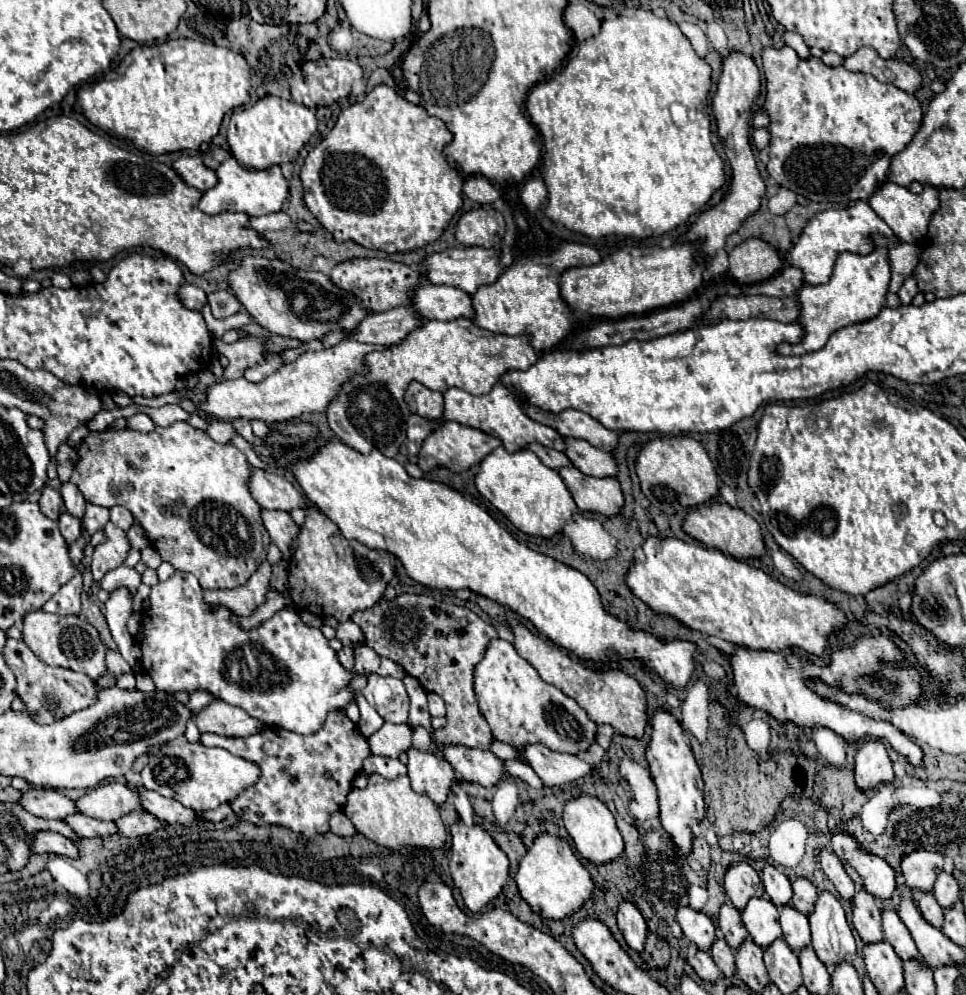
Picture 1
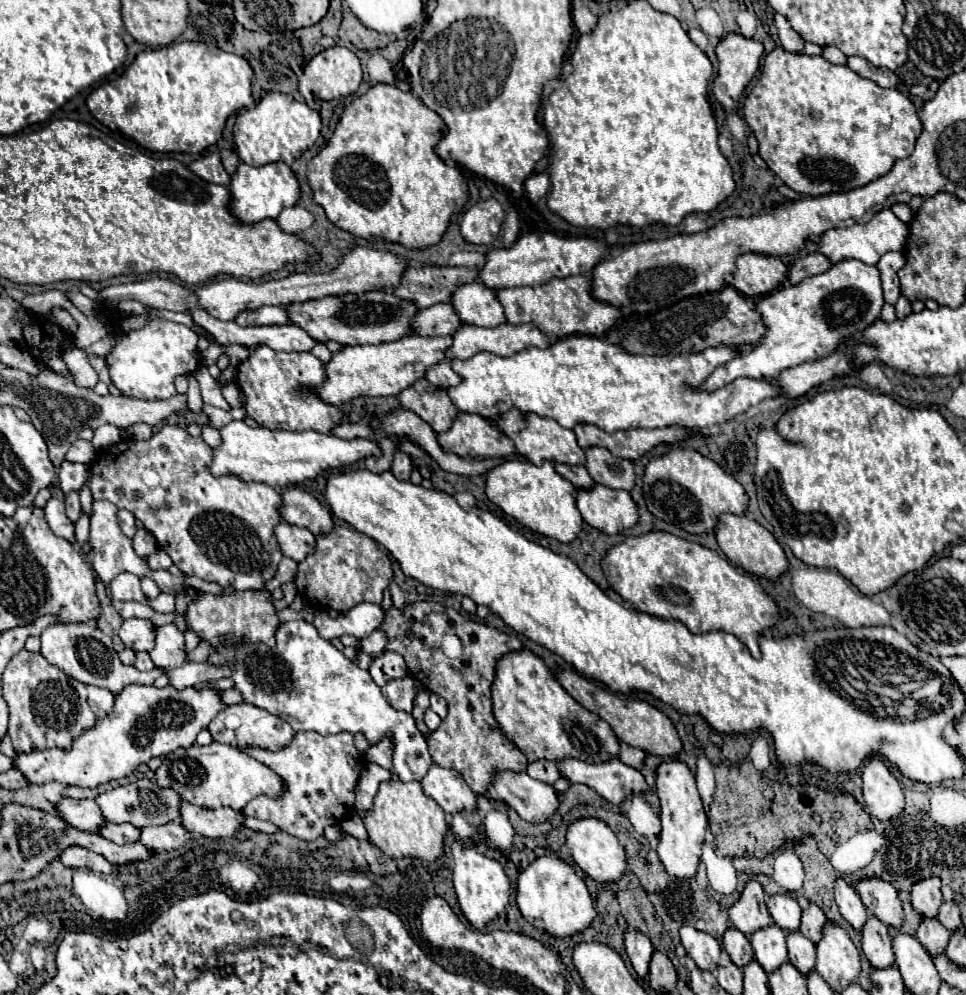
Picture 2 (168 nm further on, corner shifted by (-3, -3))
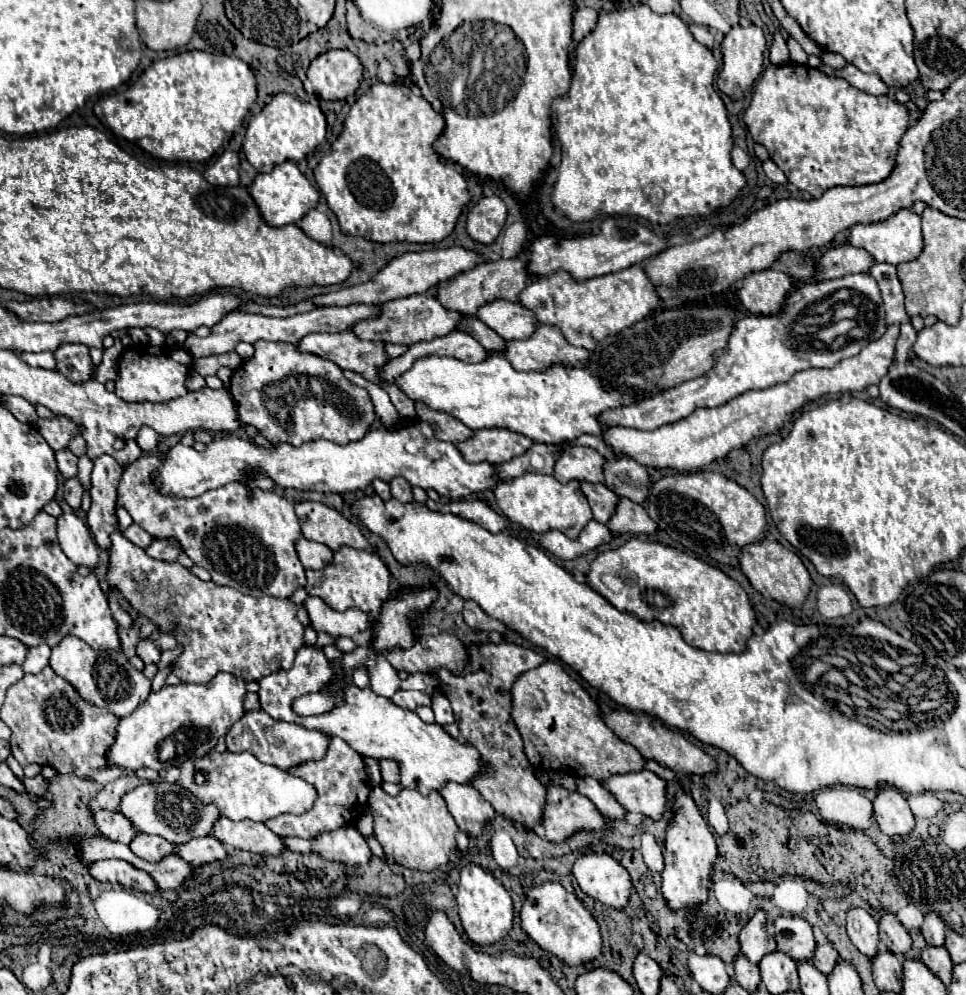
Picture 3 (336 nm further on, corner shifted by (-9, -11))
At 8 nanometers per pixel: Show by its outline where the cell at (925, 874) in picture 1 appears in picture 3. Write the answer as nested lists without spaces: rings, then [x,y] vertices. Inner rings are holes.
[[[935,912],[925,914],[925,922],[923,922],[921,932],[923,932],[923,938],[925,938],[927,946],[943,946],[945,924],[943,924],[943,920]]]

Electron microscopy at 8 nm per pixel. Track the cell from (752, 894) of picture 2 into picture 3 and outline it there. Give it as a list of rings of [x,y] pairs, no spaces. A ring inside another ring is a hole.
[[[757,910],[755,916],[751,918],[751,922],[741,930],[739,944],[741,944],[743,956],[749,958],[749,962],[753,962],[753,964],[759,964],[759,960],[765,954],[775,952],[775,940],[773,940],[773,936],[769,936],[763,910]]]

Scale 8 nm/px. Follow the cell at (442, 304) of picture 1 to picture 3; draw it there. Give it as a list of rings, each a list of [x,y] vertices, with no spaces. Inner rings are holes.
[[[497,300],[481,306],[477,310],[477,318],[505,340],[529,338],[537,328],[535,314],[529,308],[505,300]]]

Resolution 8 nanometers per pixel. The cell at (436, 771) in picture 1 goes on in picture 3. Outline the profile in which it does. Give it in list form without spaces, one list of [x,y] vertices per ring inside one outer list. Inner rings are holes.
[[[449,782],[441,790],[441,796],[445,798],[457,826],[469,836],[481,836],[483,826],[495,818],[493,806],[469,784]]]

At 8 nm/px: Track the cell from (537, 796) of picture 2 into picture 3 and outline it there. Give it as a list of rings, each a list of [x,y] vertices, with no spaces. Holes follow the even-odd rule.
[[[559,784],[547,786],[547,808],[543,814],[543,828],[551,842],[559,844],[581,830],[605,832],[609,820],[583,794],[569,792]]]

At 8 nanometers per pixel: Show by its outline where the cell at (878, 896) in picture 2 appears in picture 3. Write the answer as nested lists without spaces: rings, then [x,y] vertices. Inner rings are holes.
[[[885,912],[881,916],[879,934],[881,934],[881,944],[893,954],[907,954],[907,950],[911,948],[909,932],[897,922],[895,914],[891,912]]]

